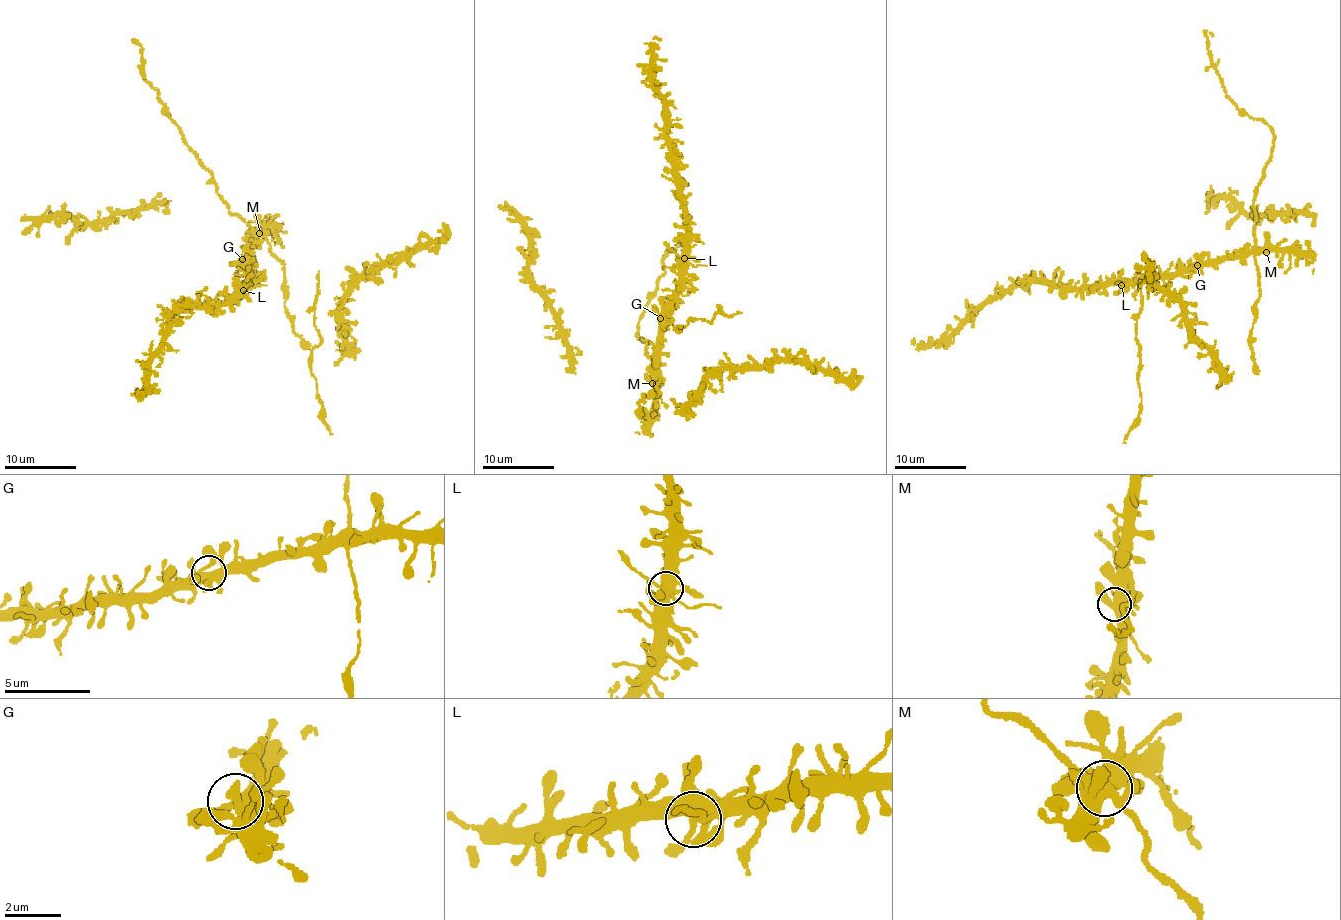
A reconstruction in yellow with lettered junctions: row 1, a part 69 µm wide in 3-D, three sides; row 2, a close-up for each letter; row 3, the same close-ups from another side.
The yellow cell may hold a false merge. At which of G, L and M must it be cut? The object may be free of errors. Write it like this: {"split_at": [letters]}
{"split_at": ["L"]}

